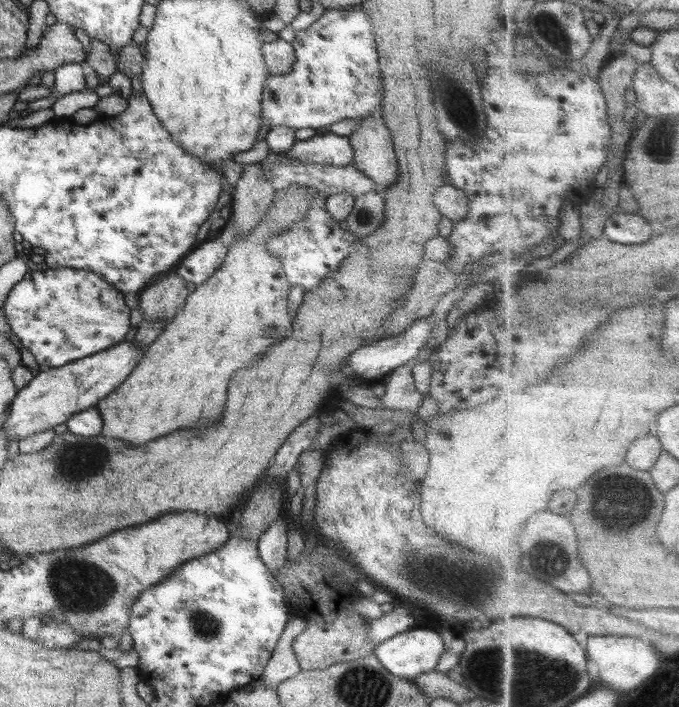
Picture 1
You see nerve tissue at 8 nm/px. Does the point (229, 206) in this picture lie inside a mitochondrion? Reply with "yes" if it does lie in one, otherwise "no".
no

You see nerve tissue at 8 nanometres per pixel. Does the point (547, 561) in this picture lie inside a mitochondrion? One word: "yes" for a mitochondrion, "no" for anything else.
yes

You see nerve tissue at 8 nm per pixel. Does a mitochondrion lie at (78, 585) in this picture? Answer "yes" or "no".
yes

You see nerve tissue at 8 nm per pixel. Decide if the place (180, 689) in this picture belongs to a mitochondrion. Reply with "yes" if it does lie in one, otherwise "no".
no

